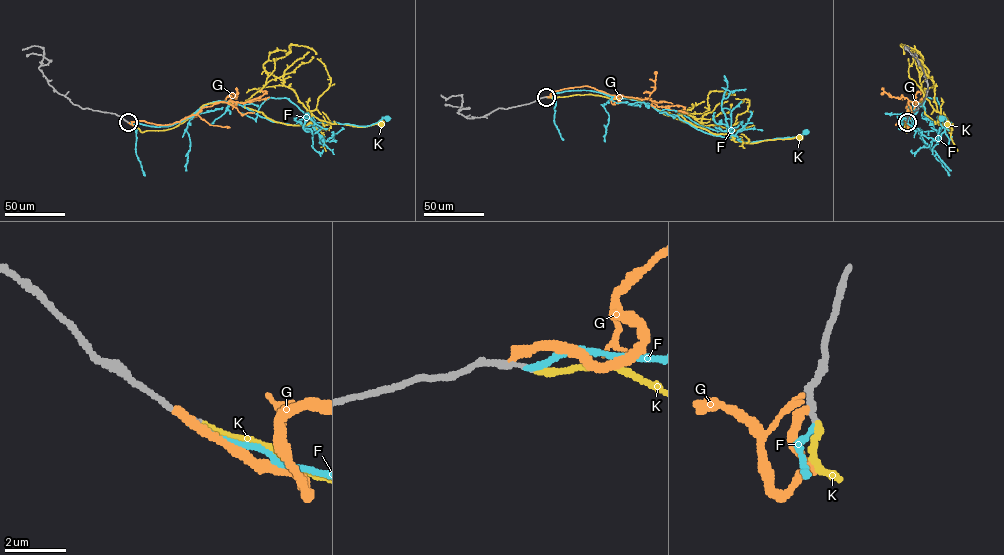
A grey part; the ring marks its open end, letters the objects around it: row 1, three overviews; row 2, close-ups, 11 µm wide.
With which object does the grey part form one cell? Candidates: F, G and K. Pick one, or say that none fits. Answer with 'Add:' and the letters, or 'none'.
Add: K

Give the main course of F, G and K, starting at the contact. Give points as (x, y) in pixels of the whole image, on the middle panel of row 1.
F: (546, 97), (569, 90), (589, 90), (644, 101), (707, 133), (744, 141), (798, 137), (805, 132)
G: (546, 97), (562, 89), (589, 86), (619, 98), (650, 99), (658, 107), (682, 106), (683, 111), (679, 112)
K: (547, 97), (632, 98), (744, 143), (800, 137)

